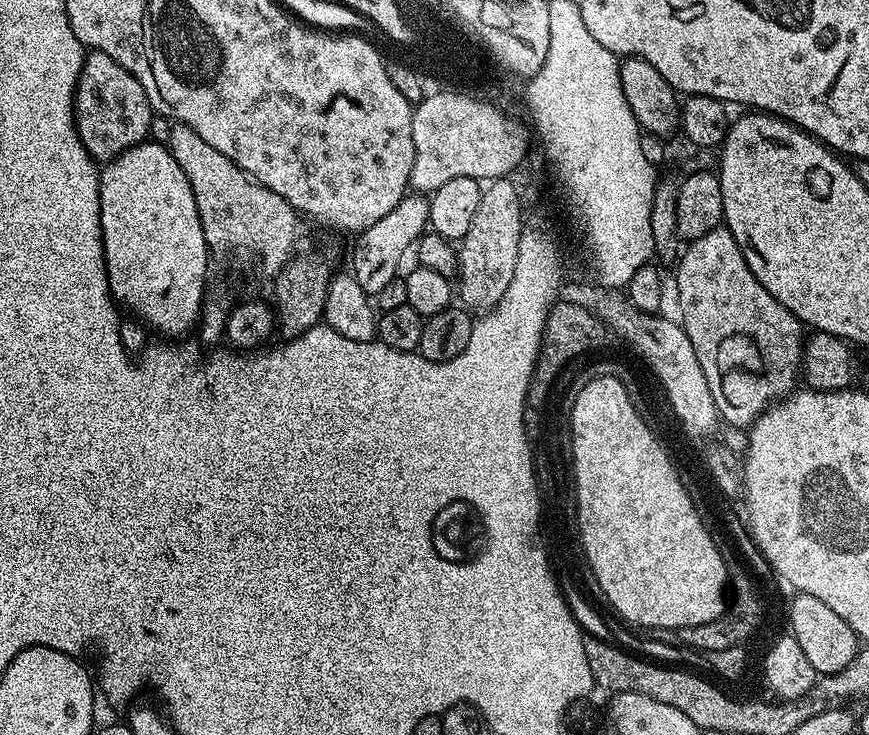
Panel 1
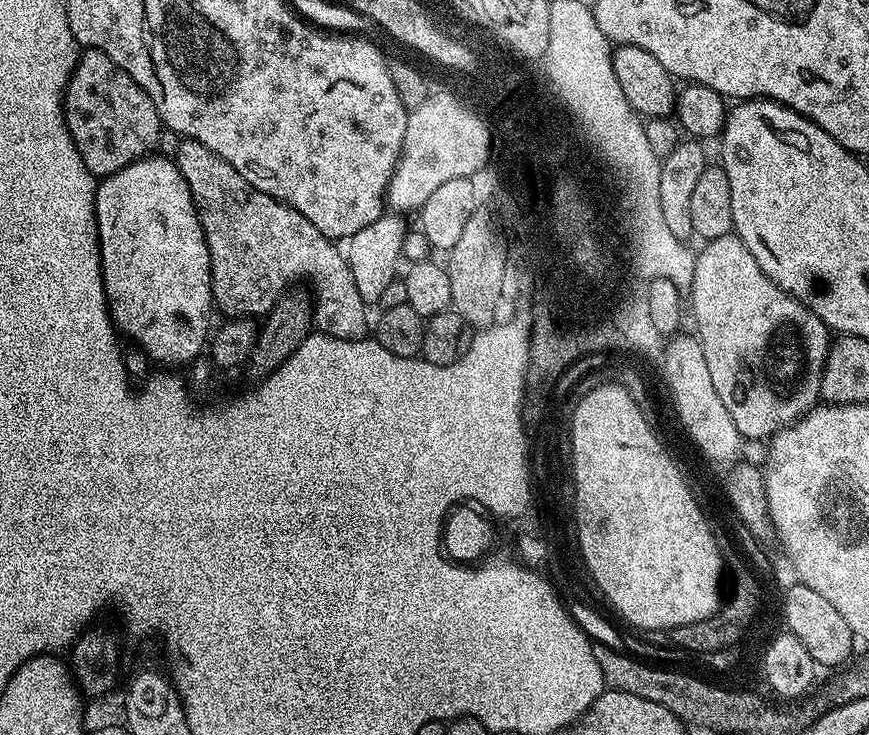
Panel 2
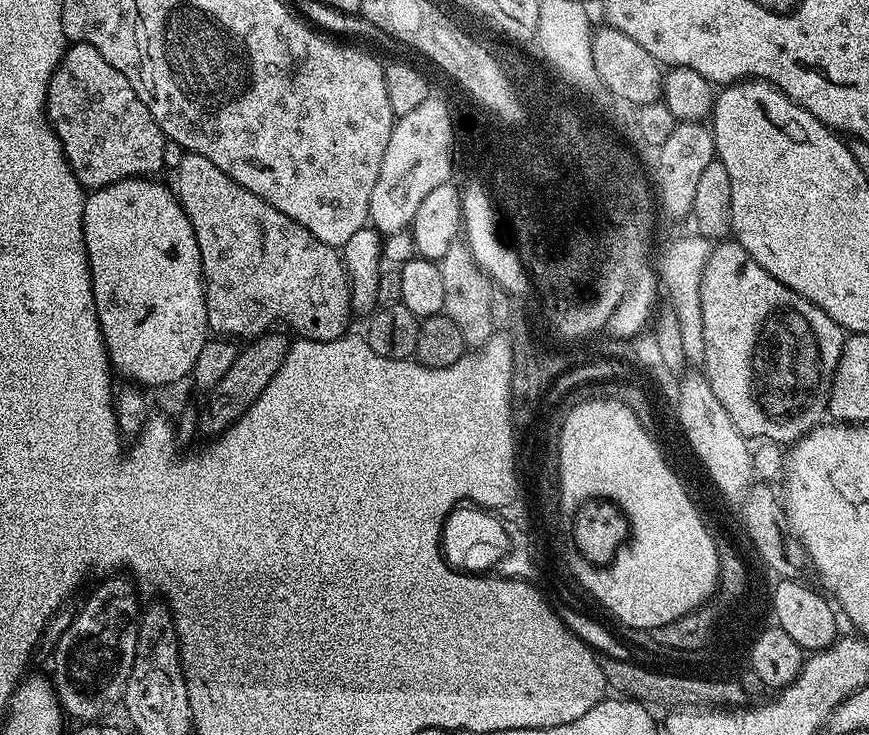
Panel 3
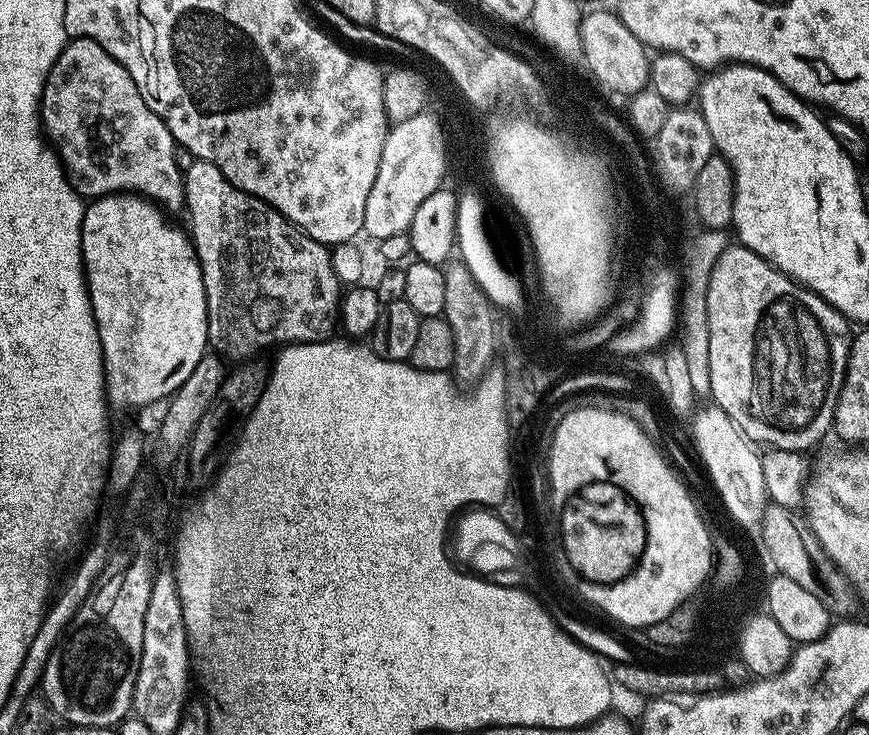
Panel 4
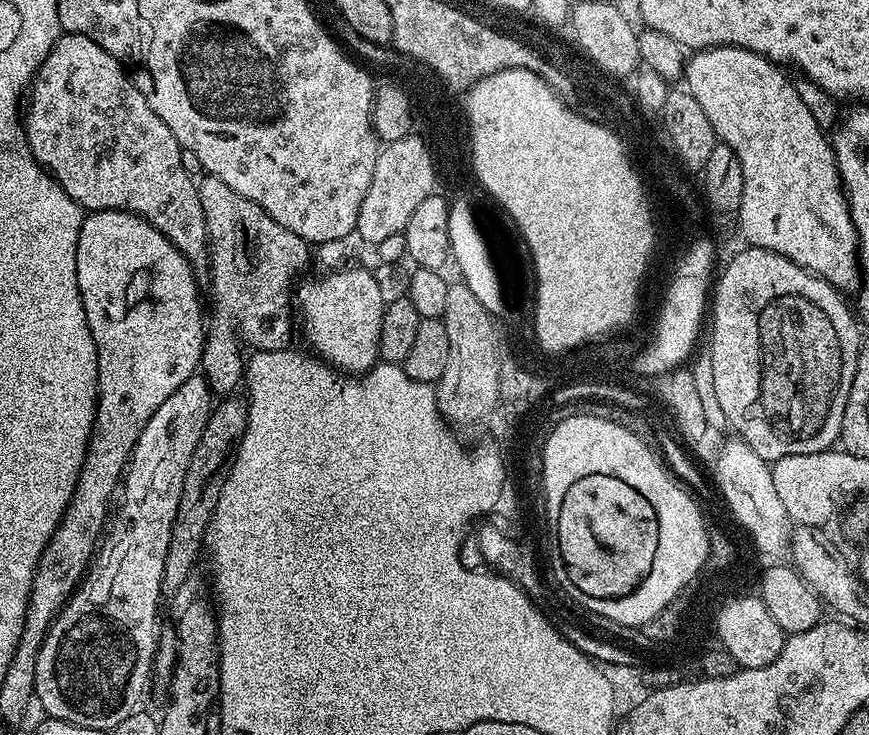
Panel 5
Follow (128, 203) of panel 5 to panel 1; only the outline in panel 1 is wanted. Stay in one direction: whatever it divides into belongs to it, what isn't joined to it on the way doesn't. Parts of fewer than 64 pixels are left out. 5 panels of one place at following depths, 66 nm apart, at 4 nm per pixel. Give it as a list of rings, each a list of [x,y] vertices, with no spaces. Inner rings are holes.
[[[89,51],[76,83],[76,95],[72,98],[72,113],[76,119],[78,138],[82,146],[97,162],[118,158],[126,150],[145,143],[154,115],[150,98],[142,90],[142,82],[127,72],[110,54]]]

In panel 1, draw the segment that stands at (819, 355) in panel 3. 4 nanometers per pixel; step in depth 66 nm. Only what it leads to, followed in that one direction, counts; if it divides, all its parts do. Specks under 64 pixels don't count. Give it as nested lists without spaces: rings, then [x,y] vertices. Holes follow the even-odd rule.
[[[727,227],[710,230],[710,234],[702,234],[702,238],[691,241],[687,247],[676,268],[676,292],[680,295],[680,312],[684,315],[682,327],[690,338],[690,346],[694,346],[694,354],[698,354],[716,407],[723,409],[727,423],[744,430],[773,402],[797,387],[804,359],[806,328],[795,314],[778,302],[778,298],[774,298],[774,294],[770,294],[770,290],[766,290],[766,286],[762,286],[762,282],[758,282],[758,278],[754,278],[738,242]]]

